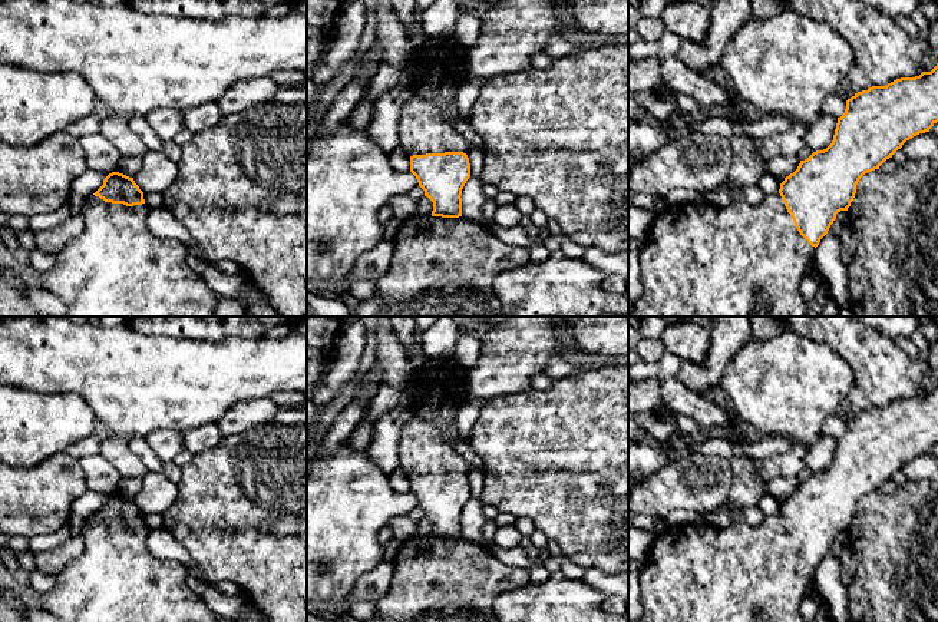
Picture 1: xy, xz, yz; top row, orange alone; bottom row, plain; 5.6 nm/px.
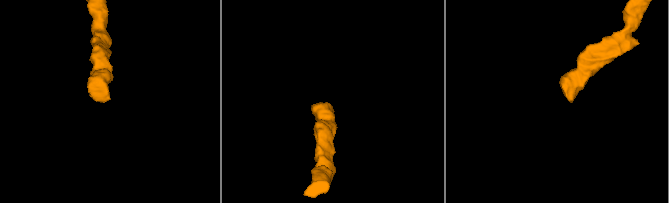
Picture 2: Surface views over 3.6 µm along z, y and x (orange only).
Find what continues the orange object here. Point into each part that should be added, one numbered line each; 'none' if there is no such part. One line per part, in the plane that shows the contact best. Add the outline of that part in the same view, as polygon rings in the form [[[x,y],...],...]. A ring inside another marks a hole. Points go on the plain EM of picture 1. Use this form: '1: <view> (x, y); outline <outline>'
1: yz (693, 573); outline [[[779,513],[764,516],[759,526],[668,526],[654,536],[640,572],[643,612],[637,622],[805,622],[799,608],[813,576],[815,568],[795,547]]]

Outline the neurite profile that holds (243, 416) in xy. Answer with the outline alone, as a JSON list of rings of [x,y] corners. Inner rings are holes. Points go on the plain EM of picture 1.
[[[254,398],[234,404],[215,424],[224,437],[234,436],[271,421],[277,411],[271,398]]]

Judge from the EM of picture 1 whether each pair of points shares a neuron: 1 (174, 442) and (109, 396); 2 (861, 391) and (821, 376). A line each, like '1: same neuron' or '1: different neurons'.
1: different neurons
2: different neurons

